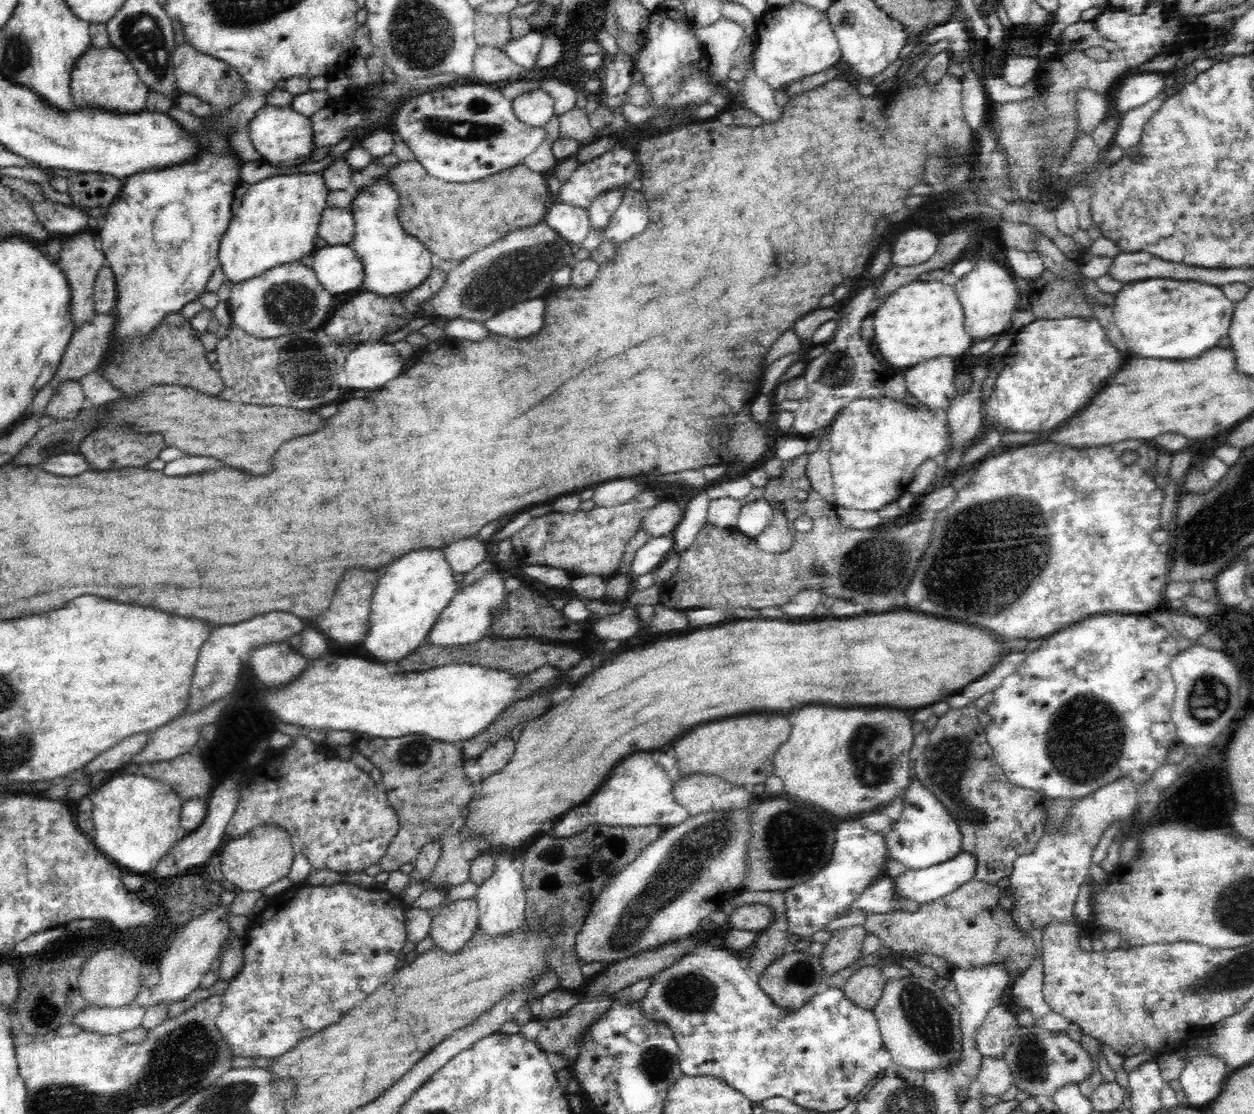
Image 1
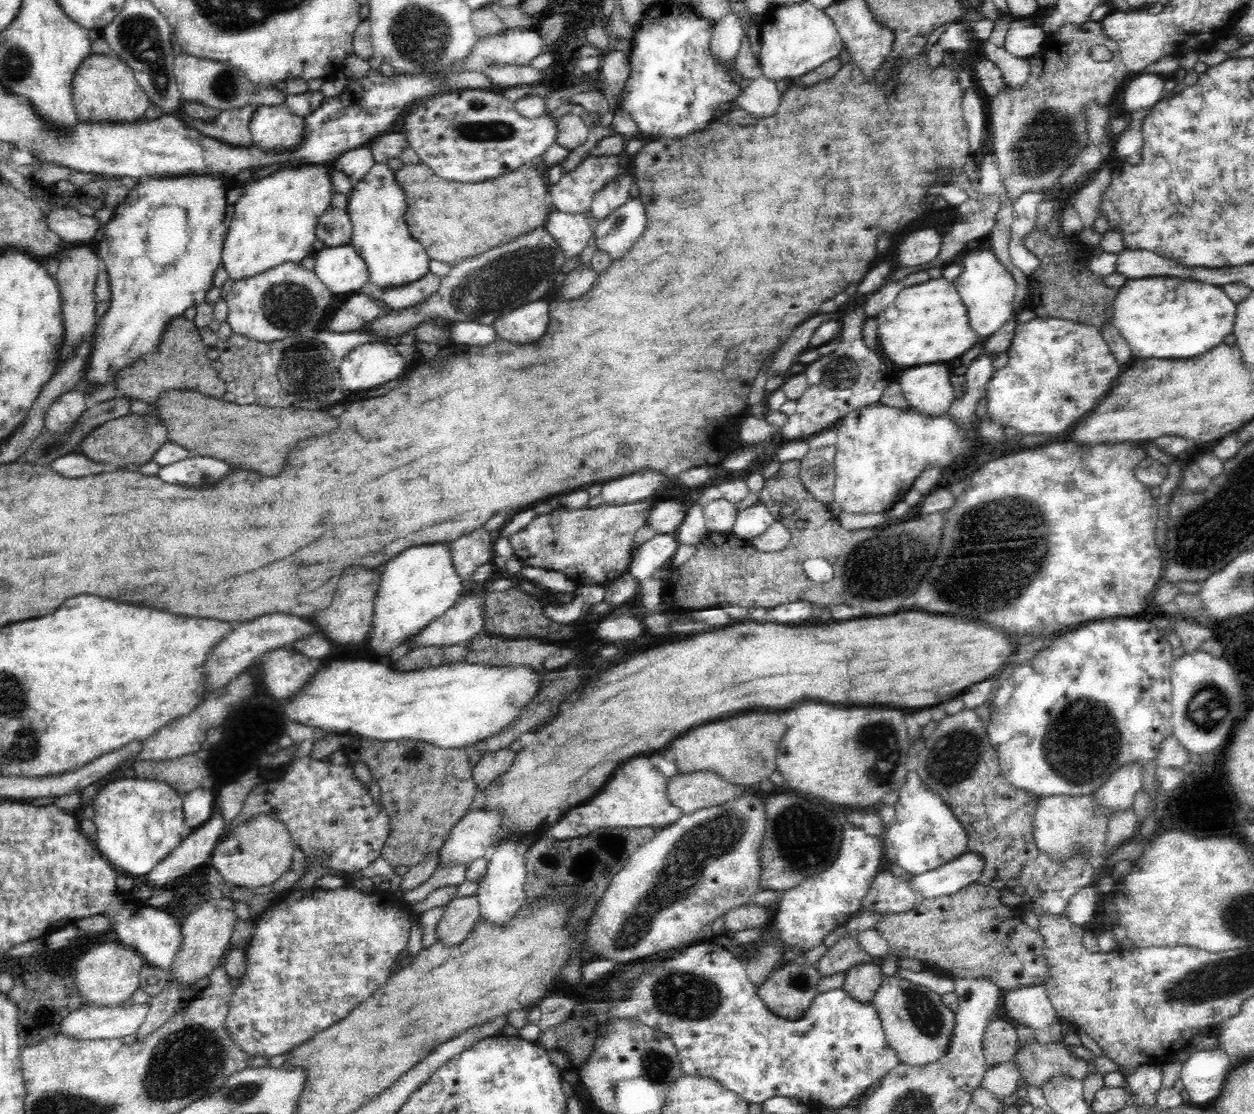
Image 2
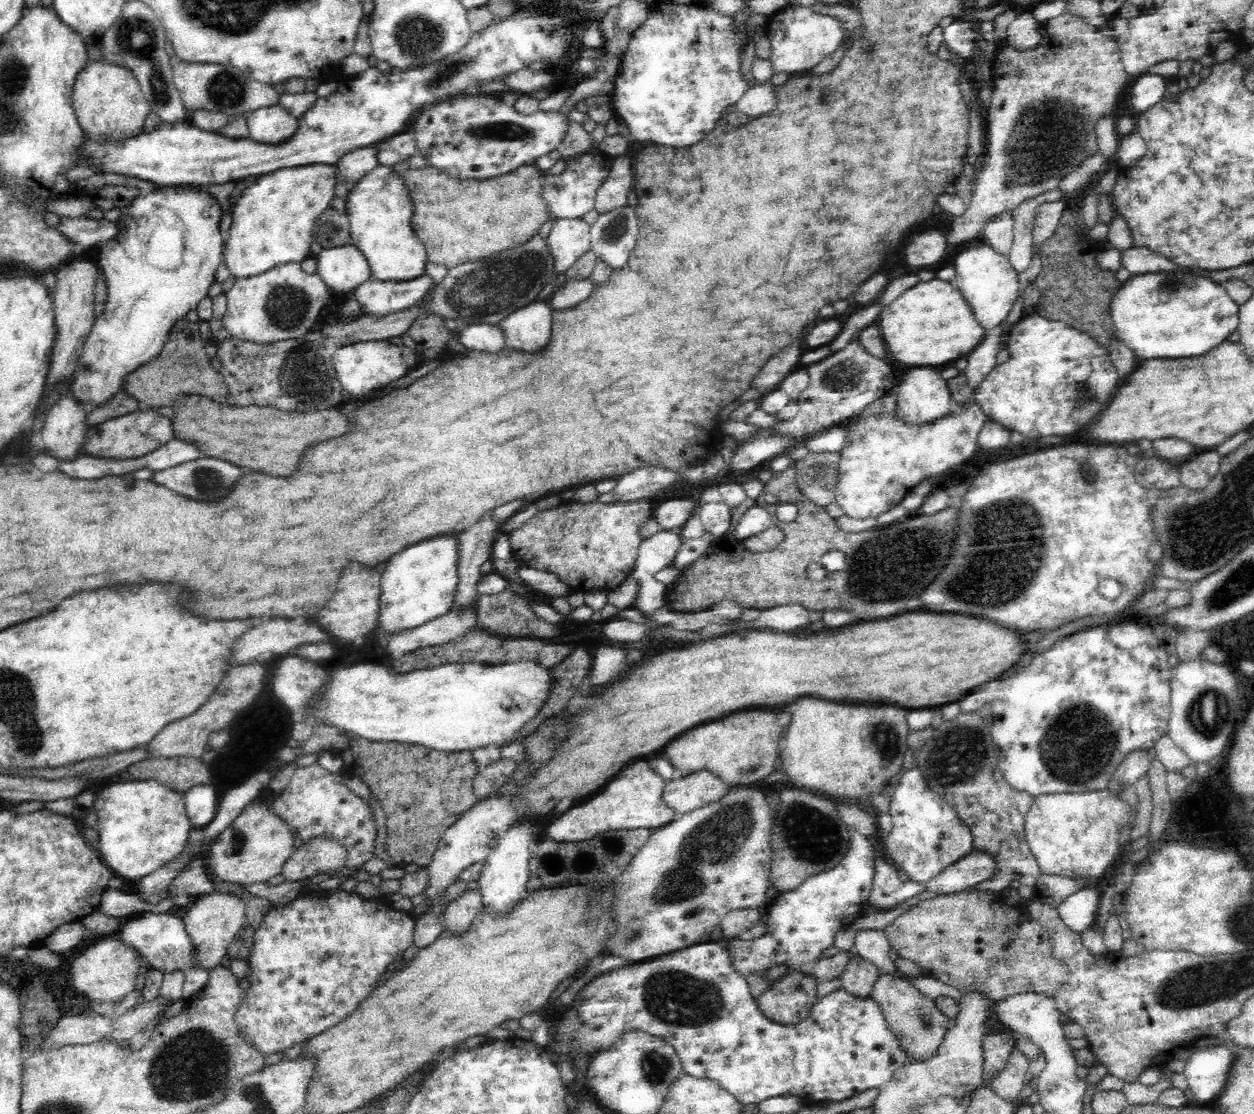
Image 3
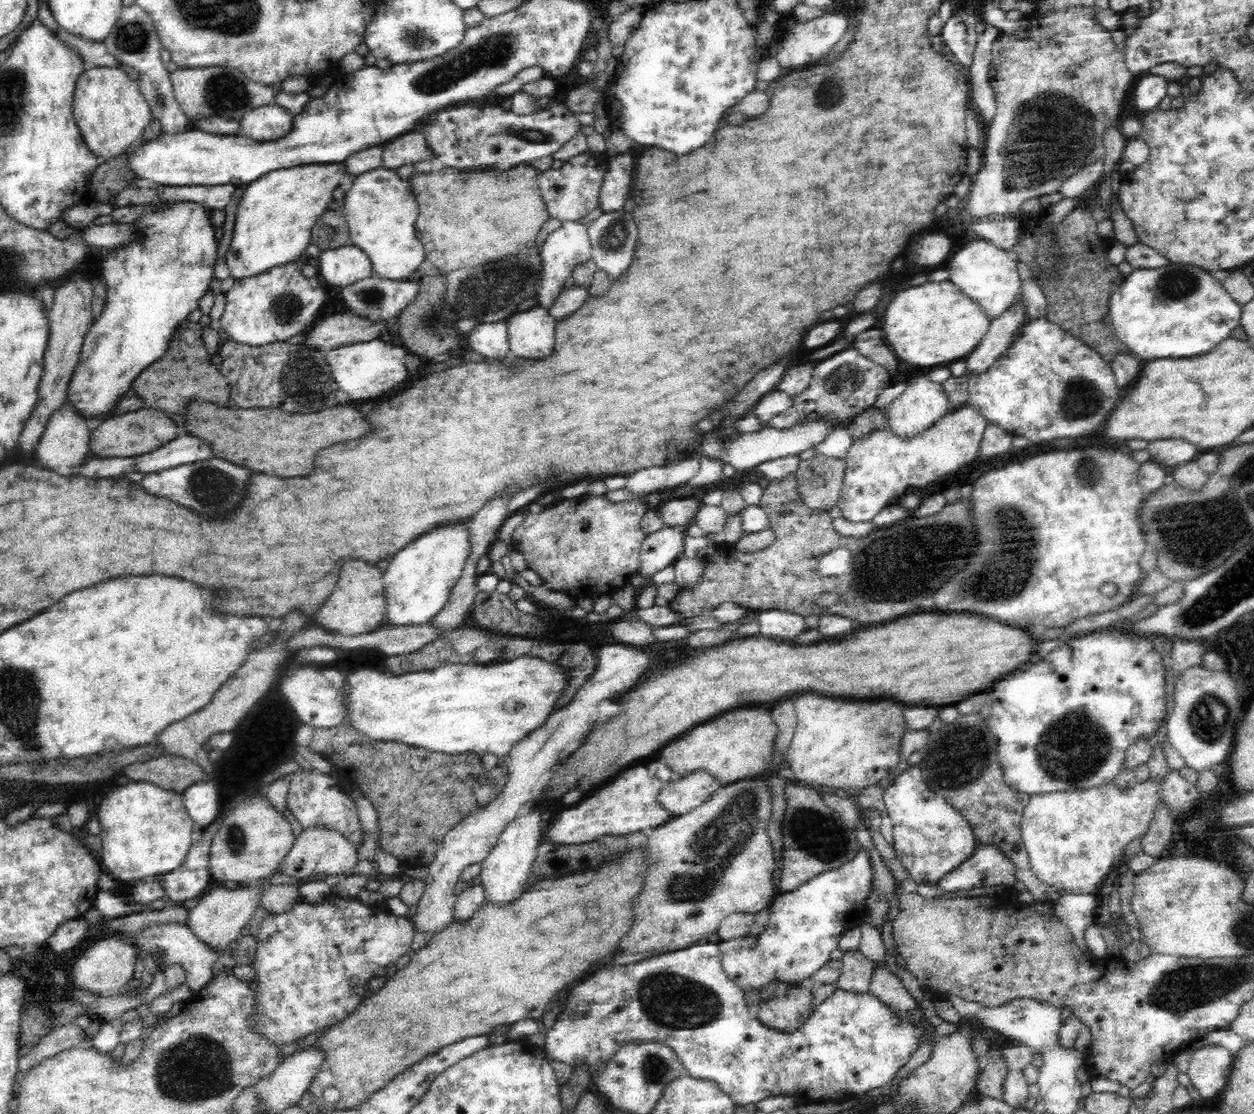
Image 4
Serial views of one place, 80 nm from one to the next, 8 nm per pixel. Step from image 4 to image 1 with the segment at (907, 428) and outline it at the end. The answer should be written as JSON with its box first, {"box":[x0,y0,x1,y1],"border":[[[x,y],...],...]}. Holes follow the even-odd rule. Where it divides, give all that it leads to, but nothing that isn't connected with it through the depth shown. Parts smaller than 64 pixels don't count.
{"box":[904,356,958,411],"border":[[[938,356],[905,369],[904,380],[908,392],[922,406],[946,411],[952,399],[958,395],[954,387],[956,376],[954,360],[954,356]]]}

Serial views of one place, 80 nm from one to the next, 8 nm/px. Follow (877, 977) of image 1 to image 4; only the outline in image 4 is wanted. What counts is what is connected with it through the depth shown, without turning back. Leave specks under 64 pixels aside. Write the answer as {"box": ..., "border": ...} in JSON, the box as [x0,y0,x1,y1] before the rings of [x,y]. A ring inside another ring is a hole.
{"box":[837,951,875,994],"border":[[[846,951],[841,959],[841,975],[837,986],[854,994],[868,992],[875,965],[860,951]]]}

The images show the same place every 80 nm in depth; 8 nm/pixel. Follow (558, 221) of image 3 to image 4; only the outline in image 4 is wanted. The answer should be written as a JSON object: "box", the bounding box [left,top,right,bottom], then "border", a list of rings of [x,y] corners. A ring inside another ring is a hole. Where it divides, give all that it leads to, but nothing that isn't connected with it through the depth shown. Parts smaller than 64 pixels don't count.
{"box":[533,221,593,310],"border":[[[564,221],[557,230],[550,233],[544,244],[539,248],[540,260],[543,261],[542,269],[540,269],[540,284],[533,296],[538,302],[538,306],[549,310],[553,306],[558,294],[566,289],[572,283],[572,272],[576,266],[584,264],[591,259],[593,248],[589,237],[588,224],[576,221]]]}

